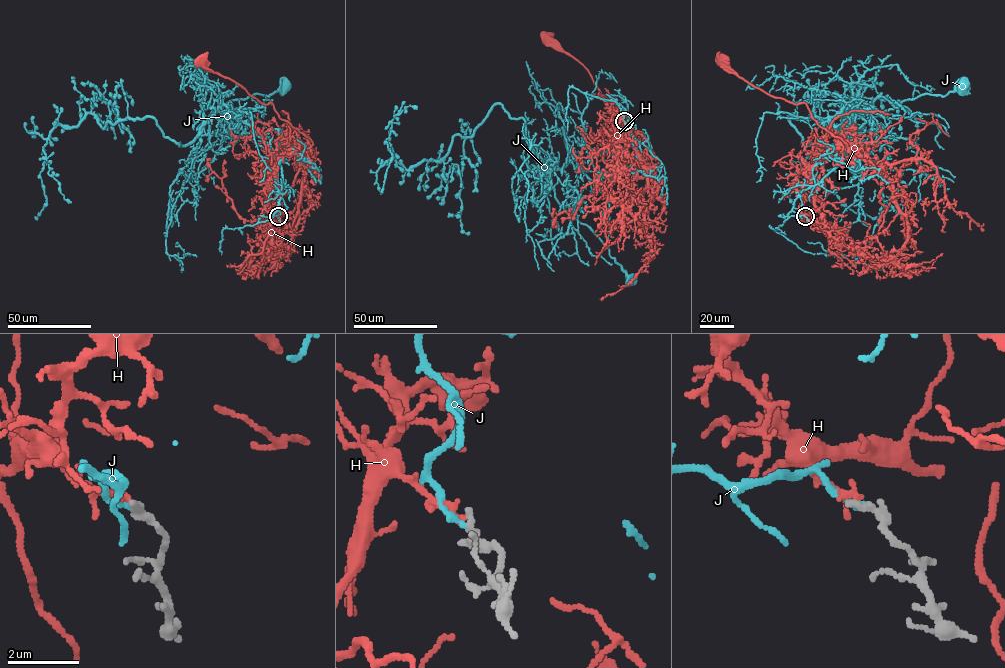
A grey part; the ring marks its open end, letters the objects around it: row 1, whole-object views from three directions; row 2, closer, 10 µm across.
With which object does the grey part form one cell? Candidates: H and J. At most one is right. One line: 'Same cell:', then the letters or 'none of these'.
Same cell: H

